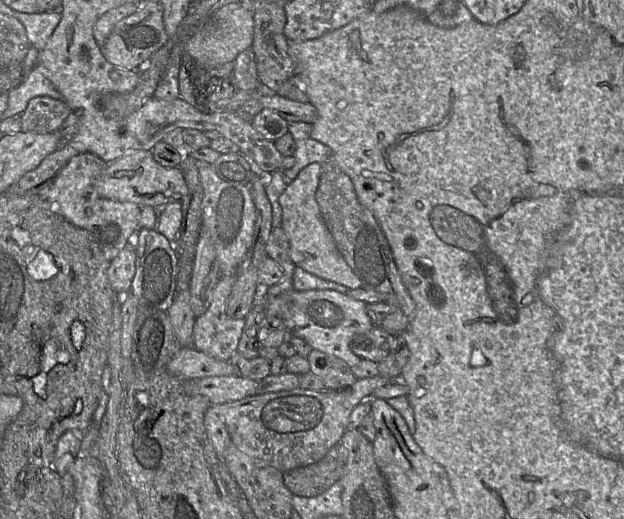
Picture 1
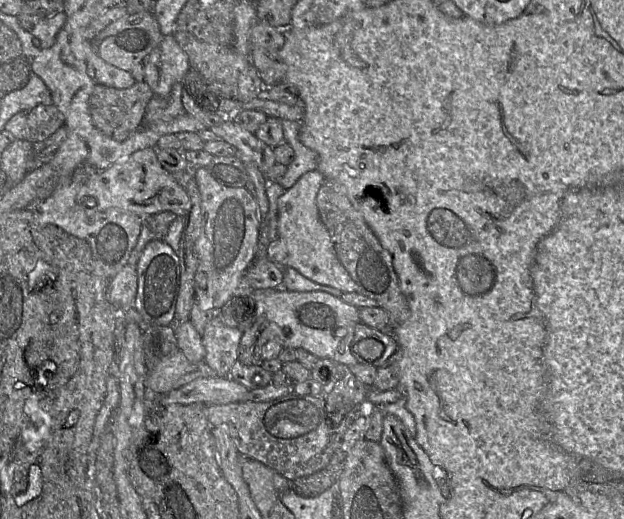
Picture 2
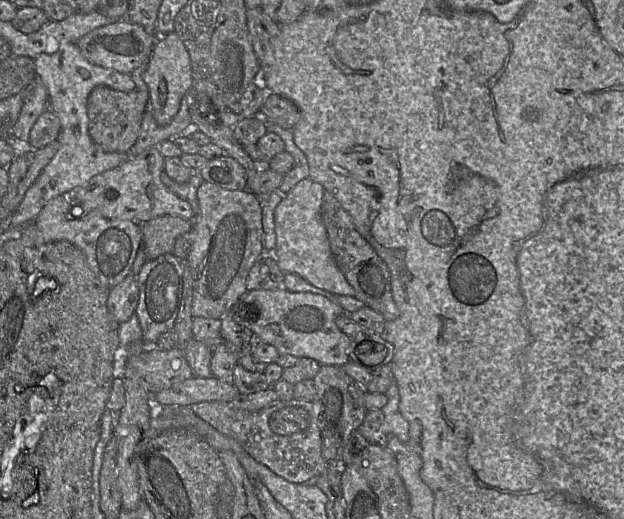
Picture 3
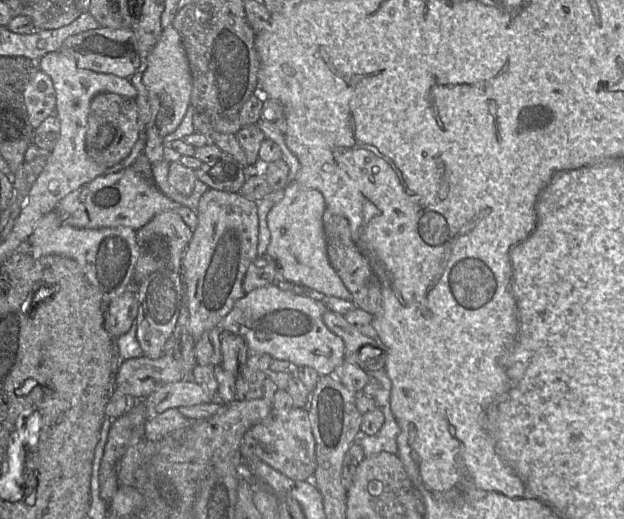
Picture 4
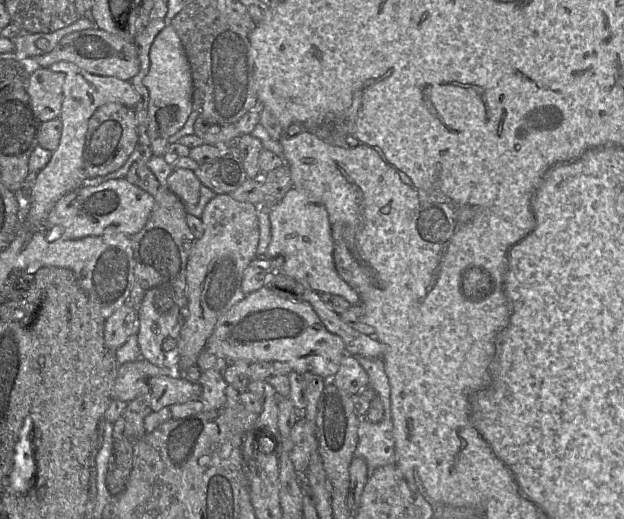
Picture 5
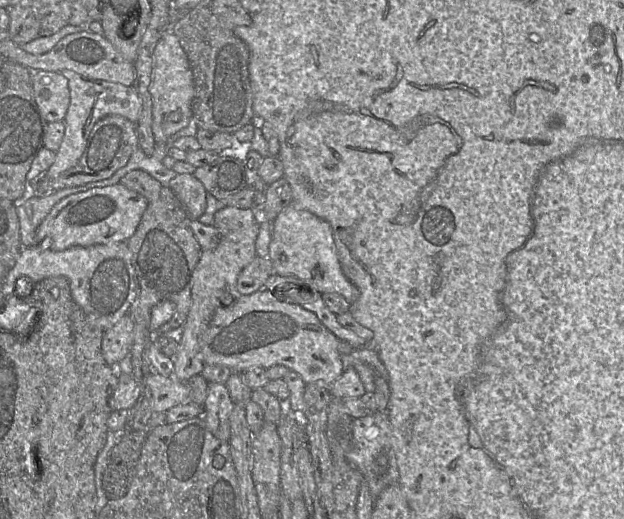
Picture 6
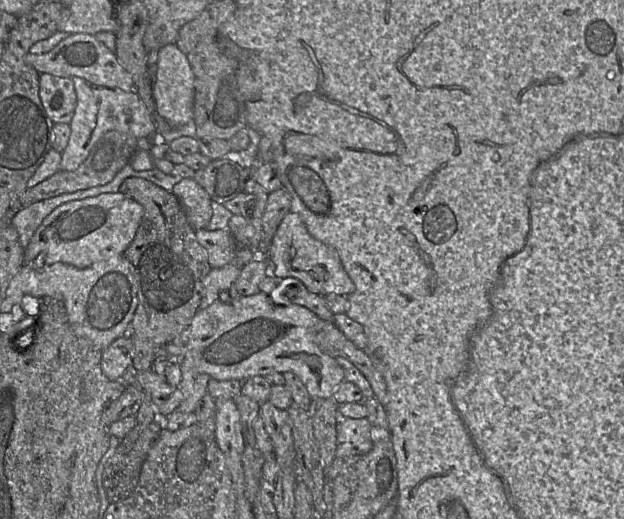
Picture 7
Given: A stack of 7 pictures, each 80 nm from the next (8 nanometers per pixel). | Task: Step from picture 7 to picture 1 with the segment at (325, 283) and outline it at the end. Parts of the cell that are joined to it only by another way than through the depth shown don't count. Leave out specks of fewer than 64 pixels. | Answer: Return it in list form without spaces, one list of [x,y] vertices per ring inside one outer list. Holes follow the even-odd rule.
[[[311,163],[287,185],[279,197],[282,225],[290,243],[291,260],[298,267],[319,278],[341,284],[349,289],[361,287],[361,281],[339,252],[335,240],[326,226],[315,194],[320,182],[321,164]]]

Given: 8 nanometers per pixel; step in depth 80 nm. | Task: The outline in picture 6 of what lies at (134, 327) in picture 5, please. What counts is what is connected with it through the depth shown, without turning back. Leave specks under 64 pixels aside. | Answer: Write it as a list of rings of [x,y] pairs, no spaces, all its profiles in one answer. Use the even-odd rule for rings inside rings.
[[[124,315],[113,327],[103,333],[102,354],[108,365],[115,367],[129,353],[134,342],[134,321]]]

